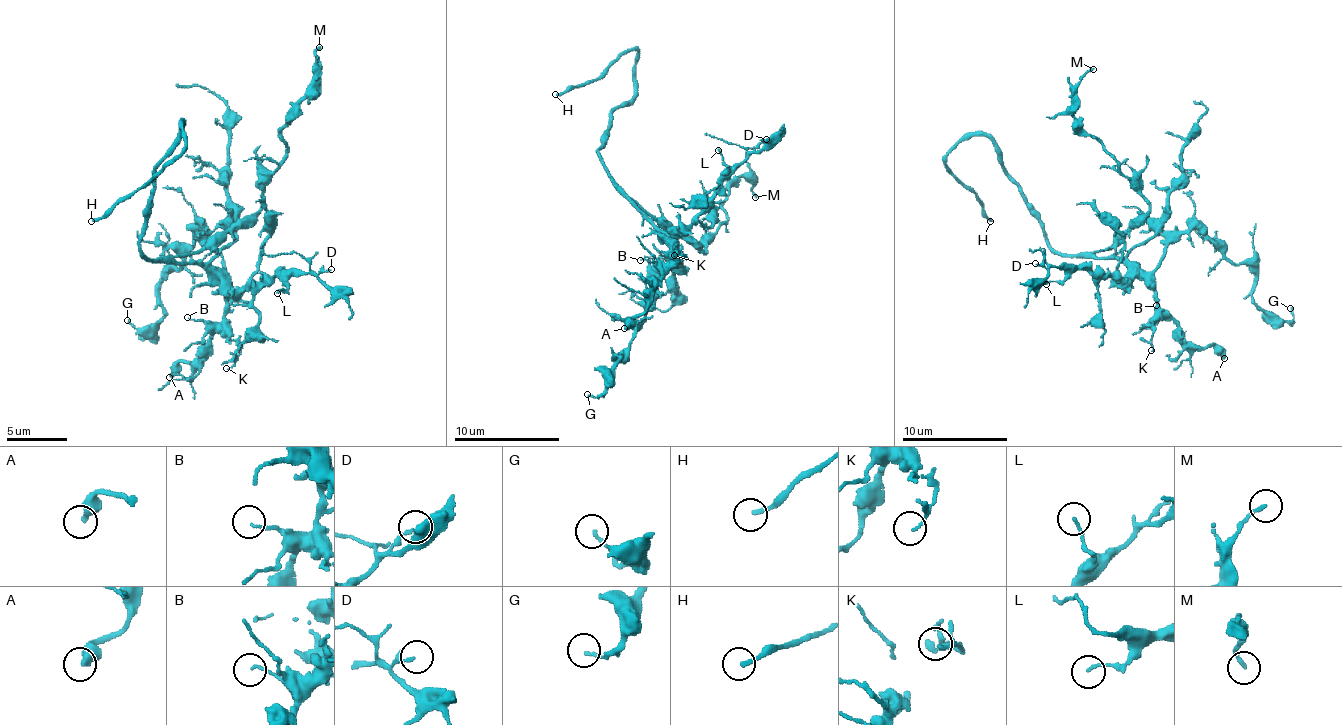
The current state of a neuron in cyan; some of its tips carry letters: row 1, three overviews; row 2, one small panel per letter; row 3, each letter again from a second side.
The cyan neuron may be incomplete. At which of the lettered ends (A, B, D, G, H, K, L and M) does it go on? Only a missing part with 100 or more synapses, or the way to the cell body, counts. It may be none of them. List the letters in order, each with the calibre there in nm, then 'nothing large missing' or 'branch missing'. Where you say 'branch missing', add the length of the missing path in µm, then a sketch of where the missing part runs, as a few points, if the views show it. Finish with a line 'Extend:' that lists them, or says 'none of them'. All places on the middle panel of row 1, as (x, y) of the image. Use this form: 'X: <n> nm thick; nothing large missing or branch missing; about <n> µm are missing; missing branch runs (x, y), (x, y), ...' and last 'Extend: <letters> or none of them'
A: 440 nm thick; nothing large missing
B: 90 nm thick; nothing large missing
D: 140 nm thick; nothing large missing
G: 140 nm thick; nothing large missing
H: 180 nm thick; branch missing; about 25 µm are missing
K: 100 nm thick; nothing large missing
L: 120 nm thick; nothing large missing
M: 160 nm thick; nothing large missing
Extend: H

